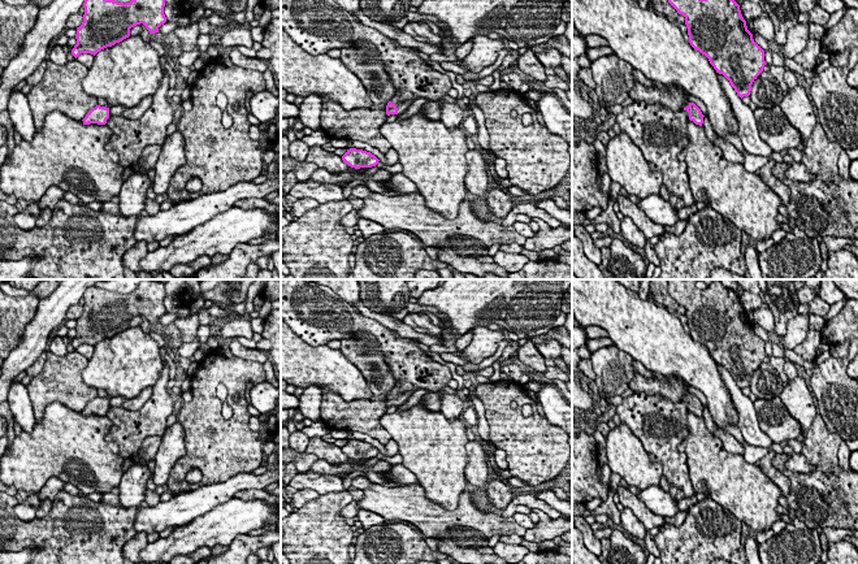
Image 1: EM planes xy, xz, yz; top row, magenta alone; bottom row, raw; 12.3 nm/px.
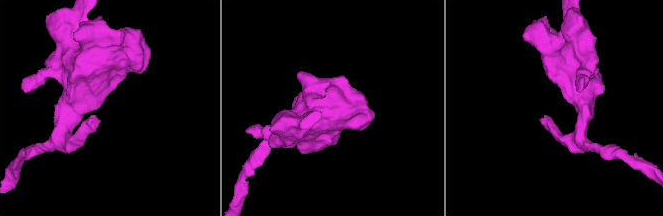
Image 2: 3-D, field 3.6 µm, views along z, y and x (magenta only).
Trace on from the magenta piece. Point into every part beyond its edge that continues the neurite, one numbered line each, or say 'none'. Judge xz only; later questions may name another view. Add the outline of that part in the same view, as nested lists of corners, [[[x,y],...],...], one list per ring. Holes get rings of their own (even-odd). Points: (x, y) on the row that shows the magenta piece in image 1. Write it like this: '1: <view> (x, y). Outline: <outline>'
1: xz (402, 107). Outline: [[[396,91],[395,96],[390,101],[398,108],[398,114],[402,114],[413,103],[413,100],[400,101],[399,97],[400,92]]]

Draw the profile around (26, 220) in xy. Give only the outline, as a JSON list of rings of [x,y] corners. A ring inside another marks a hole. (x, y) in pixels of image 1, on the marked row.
[[[31,203],[26,209],[14,216],[14,224],[22,230],[32,230],[36,227],[36,218],[39,217],[38,203]]]

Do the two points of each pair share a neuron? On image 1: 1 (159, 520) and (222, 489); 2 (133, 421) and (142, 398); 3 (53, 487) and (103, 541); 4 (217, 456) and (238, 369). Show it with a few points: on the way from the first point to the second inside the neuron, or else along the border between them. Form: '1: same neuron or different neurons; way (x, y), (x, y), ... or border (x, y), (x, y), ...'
1: same neuron; way (174, 512), (207, 497)
2: different neurons; border (152, 387), (152, 395), (139, 408), (121, 407)
3: different neurons; border (63, 489), (52, 502)
4: same neuron; way (234, 434), (237, 407), (230, 400), (232, 391)

